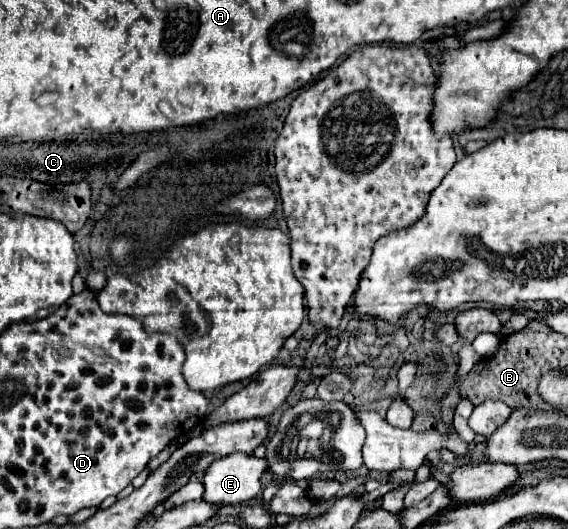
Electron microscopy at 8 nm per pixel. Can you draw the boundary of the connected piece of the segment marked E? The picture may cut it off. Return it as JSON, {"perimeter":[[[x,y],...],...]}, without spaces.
{"perimeter":[[[230,453],[230,457],[214,461],[204,475],[204,501],[218,505],[248,503],[262,491],[260,475],[264,467],[264,459],[246,453]]]}

